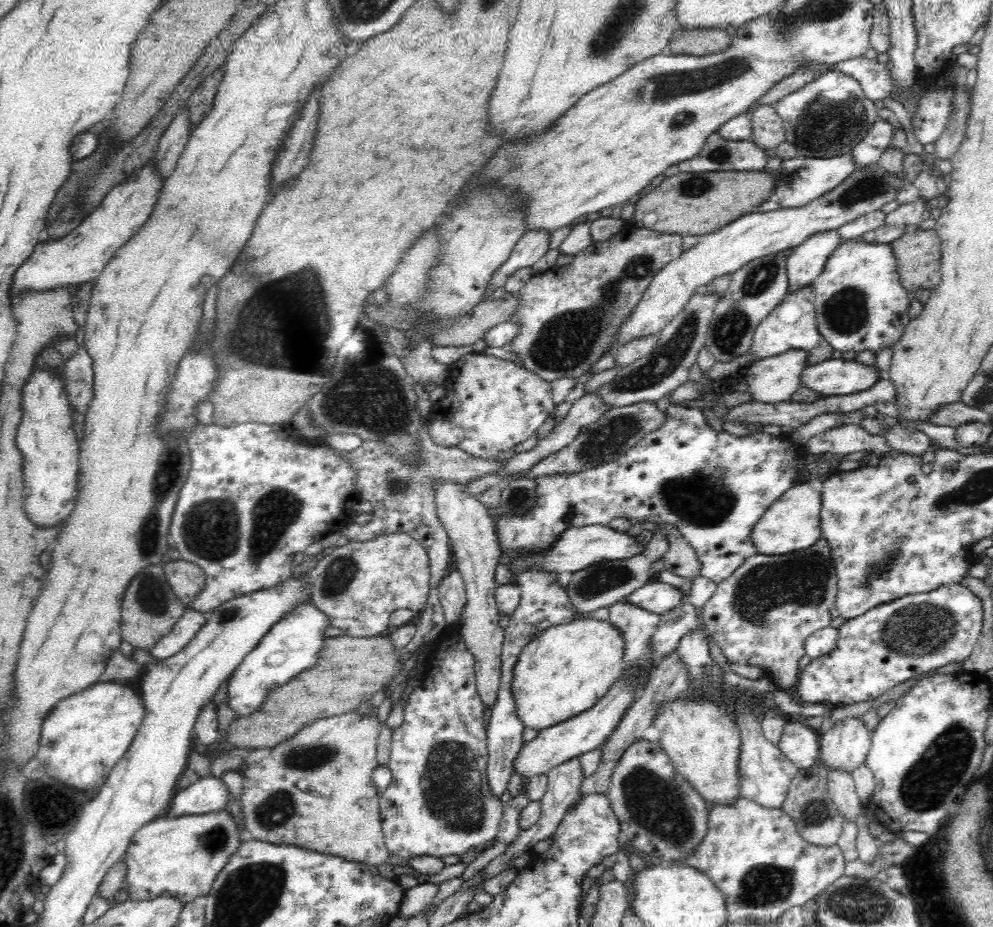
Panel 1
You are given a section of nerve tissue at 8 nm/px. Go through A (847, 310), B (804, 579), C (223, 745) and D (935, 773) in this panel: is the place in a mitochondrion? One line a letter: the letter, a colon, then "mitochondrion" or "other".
A: mitochondrion
B: mitochondrion
C: other
D: mitochondrion

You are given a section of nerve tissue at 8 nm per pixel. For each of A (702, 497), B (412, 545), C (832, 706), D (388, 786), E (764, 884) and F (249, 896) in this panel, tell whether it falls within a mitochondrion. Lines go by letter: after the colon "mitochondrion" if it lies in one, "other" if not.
A: mitochondrion
B: other
C: other
D: other
E: mitochondrion
F: mitochondrion

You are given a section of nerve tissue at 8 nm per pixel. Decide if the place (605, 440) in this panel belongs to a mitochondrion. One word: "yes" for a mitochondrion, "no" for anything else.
yes

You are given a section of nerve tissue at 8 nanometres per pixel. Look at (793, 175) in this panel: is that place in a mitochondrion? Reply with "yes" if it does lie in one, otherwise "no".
yes

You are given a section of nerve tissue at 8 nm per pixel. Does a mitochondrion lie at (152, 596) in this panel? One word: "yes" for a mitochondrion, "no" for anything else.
yes

